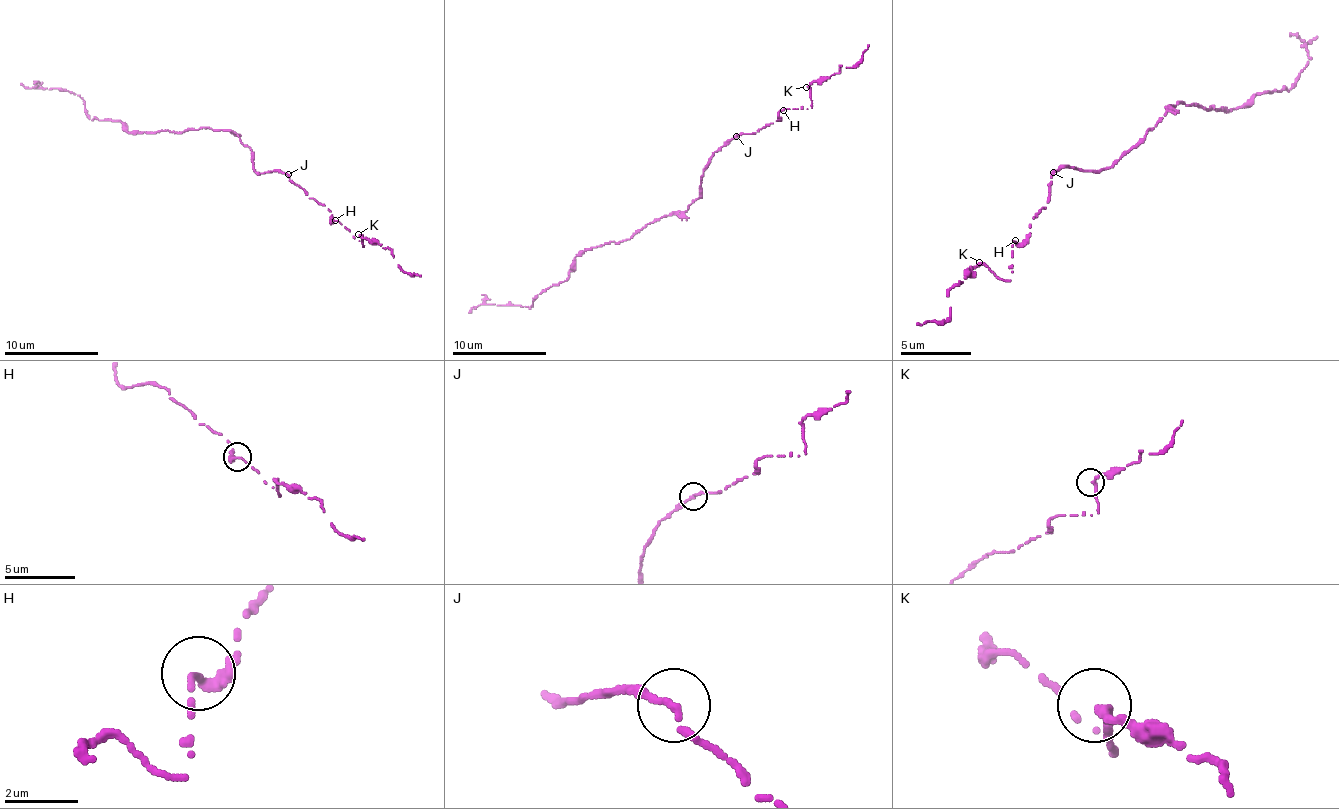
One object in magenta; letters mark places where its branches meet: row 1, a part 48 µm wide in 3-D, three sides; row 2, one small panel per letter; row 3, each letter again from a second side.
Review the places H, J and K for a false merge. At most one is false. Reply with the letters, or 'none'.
none

